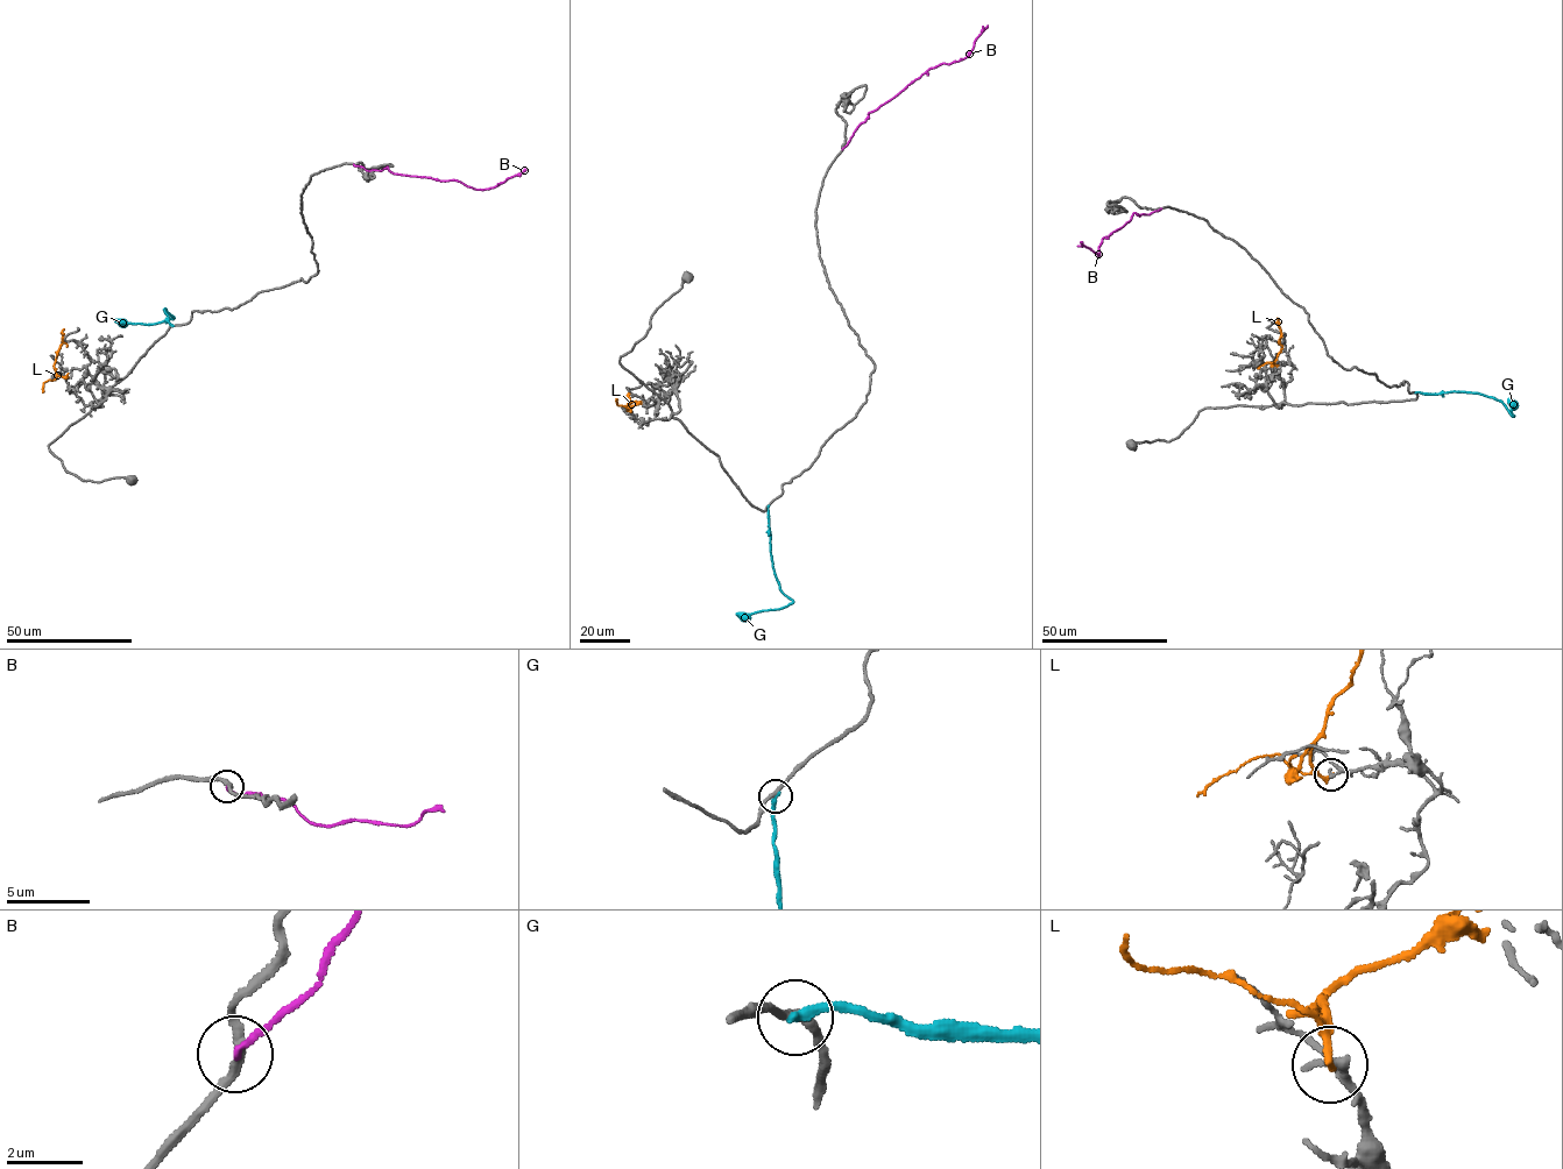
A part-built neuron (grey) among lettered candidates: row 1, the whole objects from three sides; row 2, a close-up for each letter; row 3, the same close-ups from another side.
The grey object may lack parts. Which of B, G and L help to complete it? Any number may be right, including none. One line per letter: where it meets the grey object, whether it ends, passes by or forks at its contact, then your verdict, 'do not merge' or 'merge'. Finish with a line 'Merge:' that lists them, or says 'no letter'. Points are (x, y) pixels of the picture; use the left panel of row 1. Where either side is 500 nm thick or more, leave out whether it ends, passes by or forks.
B: contact (353, 164); it ends; do not merge
G: contact (172, 326); it ends; do not merge
L: contact (55, 378); it ends; do not merge
Merge: no letter

